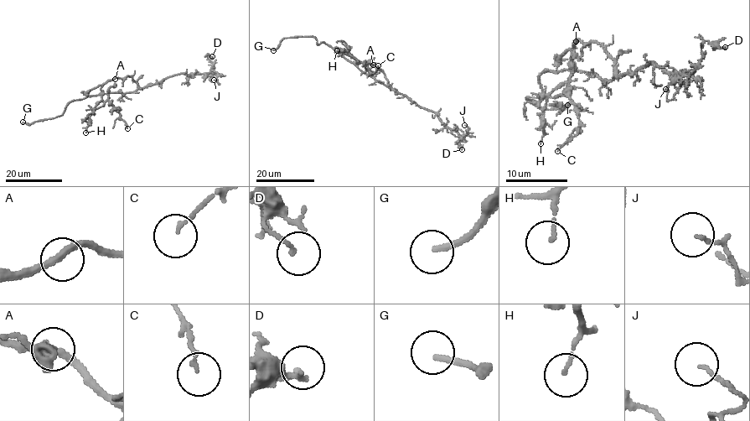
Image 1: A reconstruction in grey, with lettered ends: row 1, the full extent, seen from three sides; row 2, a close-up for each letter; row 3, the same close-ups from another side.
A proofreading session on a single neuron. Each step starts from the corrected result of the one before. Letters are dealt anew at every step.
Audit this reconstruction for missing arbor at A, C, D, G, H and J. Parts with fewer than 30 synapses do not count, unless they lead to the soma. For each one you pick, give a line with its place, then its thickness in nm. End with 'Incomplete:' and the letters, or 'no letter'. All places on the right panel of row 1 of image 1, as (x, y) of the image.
G: at (567, 105); 180 nm thick
Incomplete: G

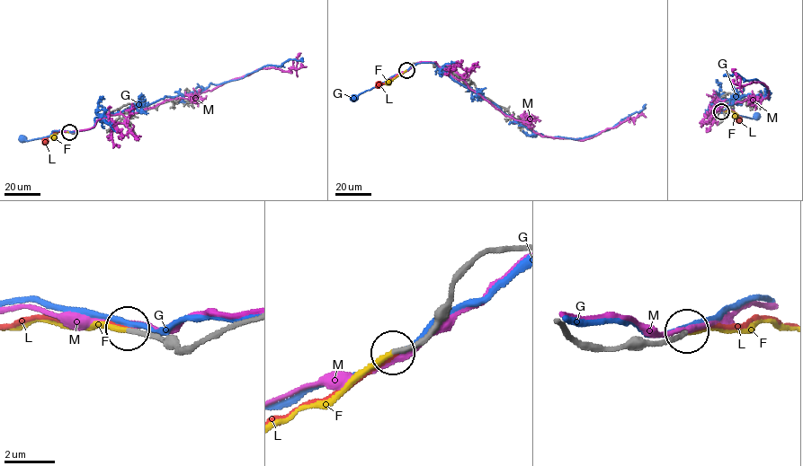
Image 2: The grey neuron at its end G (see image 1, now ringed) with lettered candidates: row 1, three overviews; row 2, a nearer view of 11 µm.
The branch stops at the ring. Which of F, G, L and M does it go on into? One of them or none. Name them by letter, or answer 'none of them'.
F

